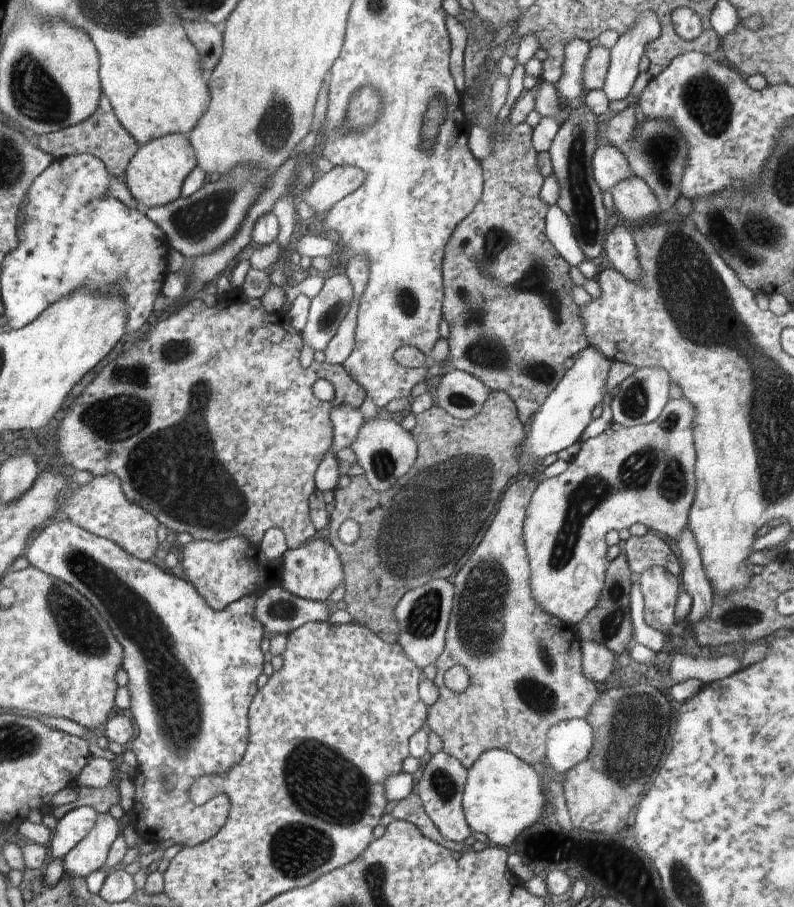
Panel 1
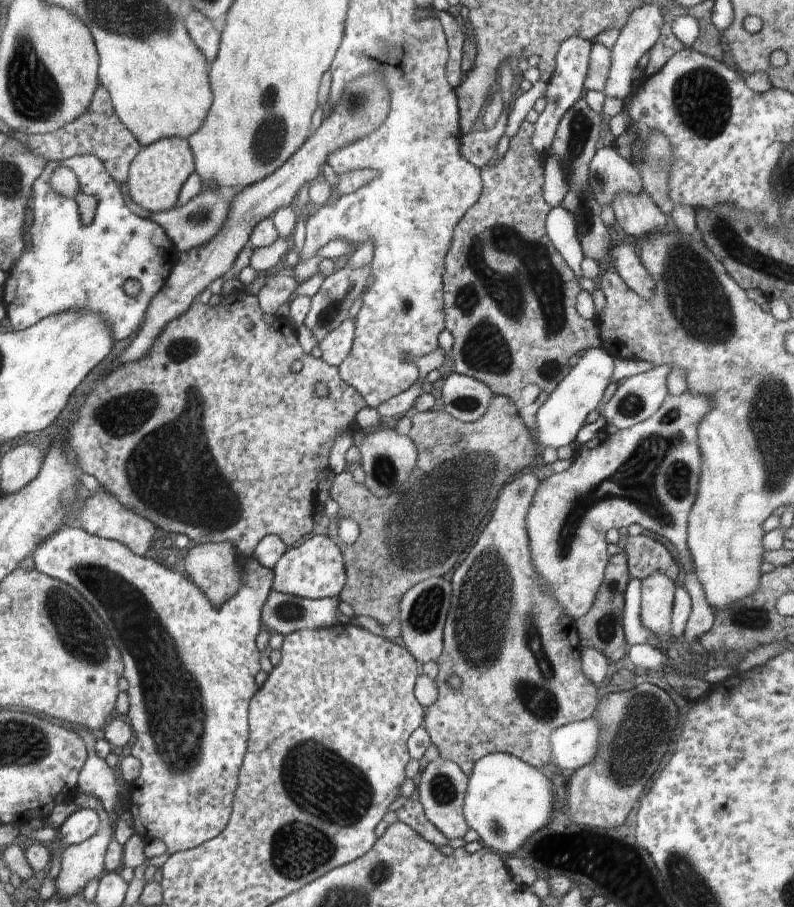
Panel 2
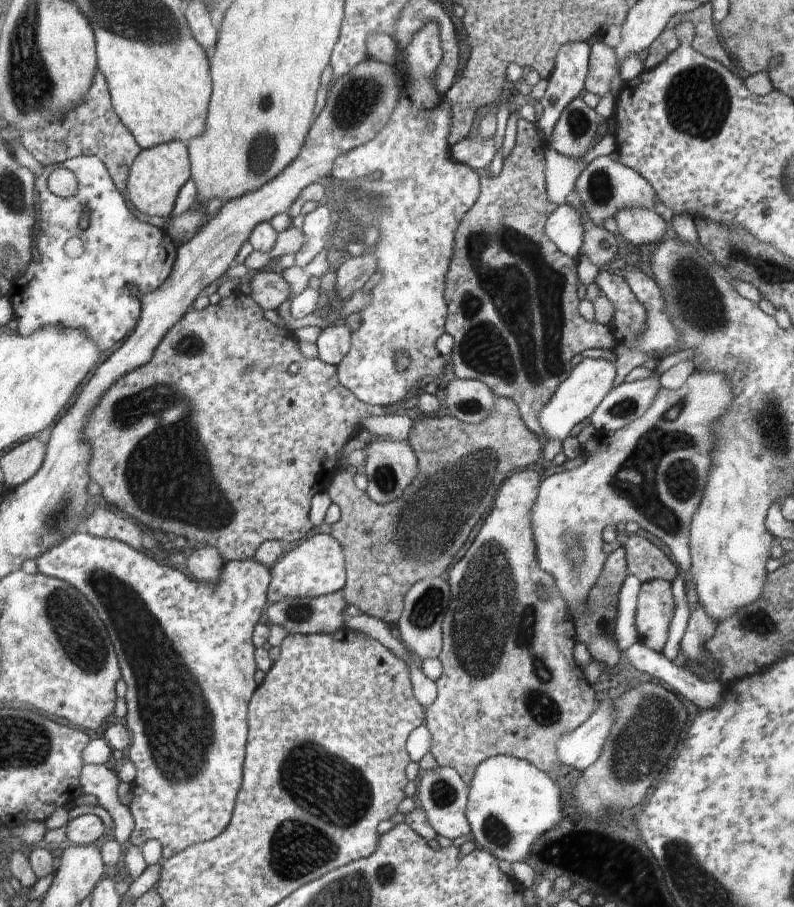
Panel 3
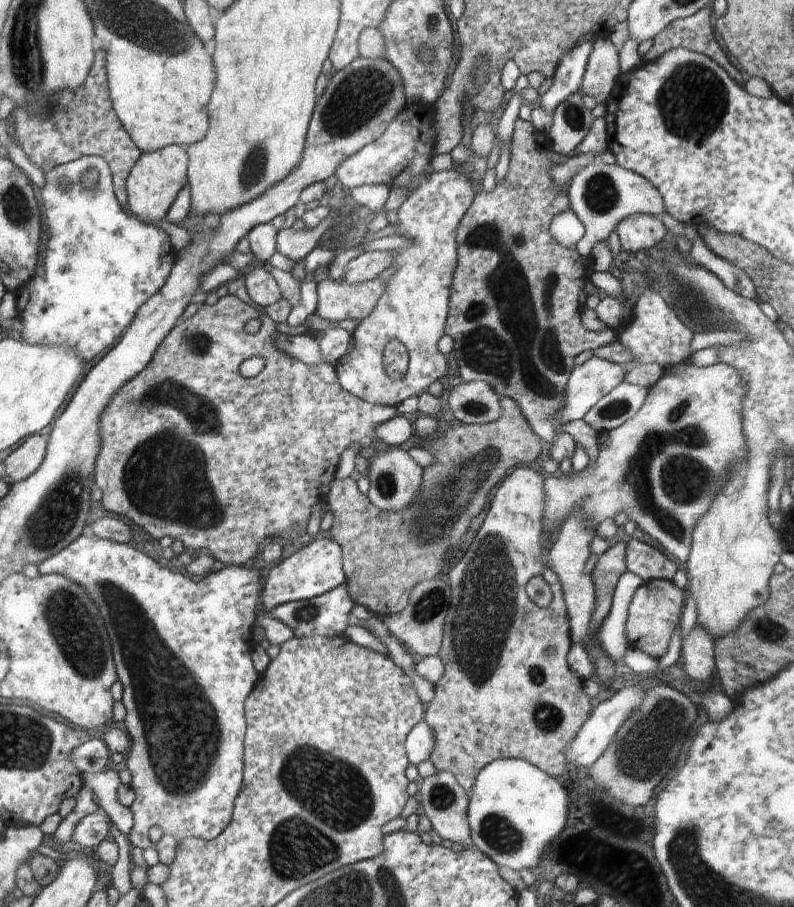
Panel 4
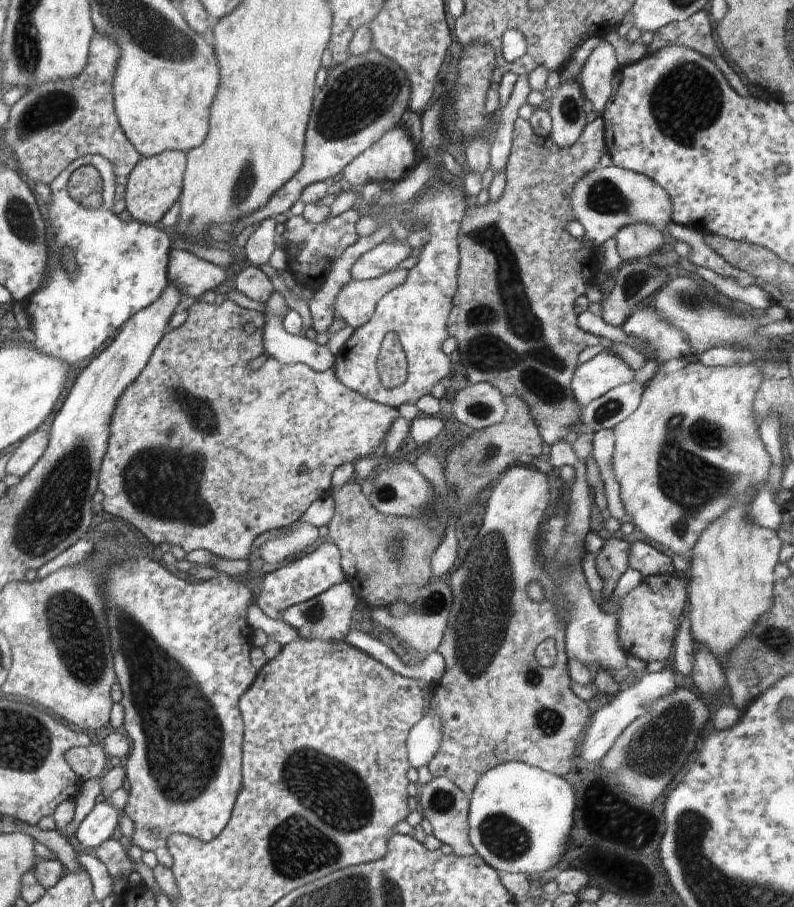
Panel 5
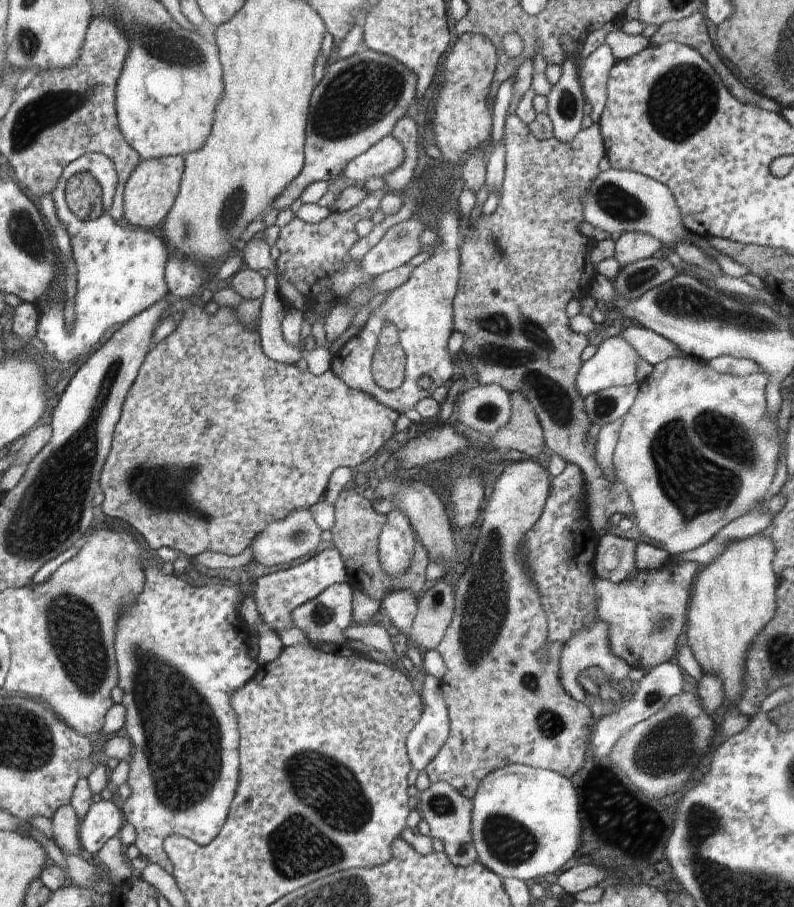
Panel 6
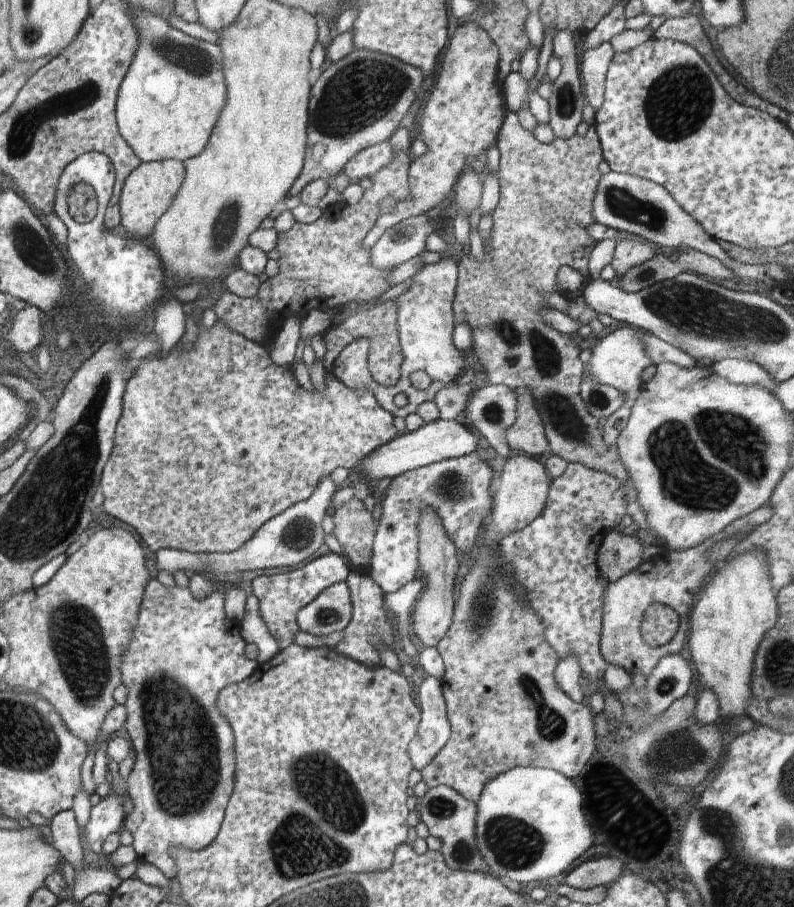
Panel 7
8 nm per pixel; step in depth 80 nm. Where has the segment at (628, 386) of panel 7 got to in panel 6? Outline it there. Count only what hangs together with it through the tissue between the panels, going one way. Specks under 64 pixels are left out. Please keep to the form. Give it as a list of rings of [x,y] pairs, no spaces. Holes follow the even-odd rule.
[[[618,331],[605,338],[597,348],[589,360],[582,362],[576,377],[576,388],[583,398],[608,387],[627,387],[637,383],[637,362],[641,356],[622,335],[618,335]],[[624,417],[617,418],[603,426],[596,436],[595,457],[599,462],[599,467],[605,472],[605,477],[615,484],[614,468],[612,466],[612,454],[615,451],[616,443],[619,442],[619,432],[623,425]]]

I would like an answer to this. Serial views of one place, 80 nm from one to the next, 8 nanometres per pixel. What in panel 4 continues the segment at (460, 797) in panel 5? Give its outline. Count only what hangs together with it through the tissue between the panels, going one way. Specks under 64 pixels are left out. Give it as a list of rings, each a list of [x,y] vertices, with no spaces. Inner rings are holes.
[[[435,771],[432,776],[427,776],[420,786],[417,798],[420,804],[420,812],[428,817],[431,828],[436,830],[436,834],[442,840],[462,844],[464,849],[475,848],[467,819],[469,794],[458,784],[451,772]]]

